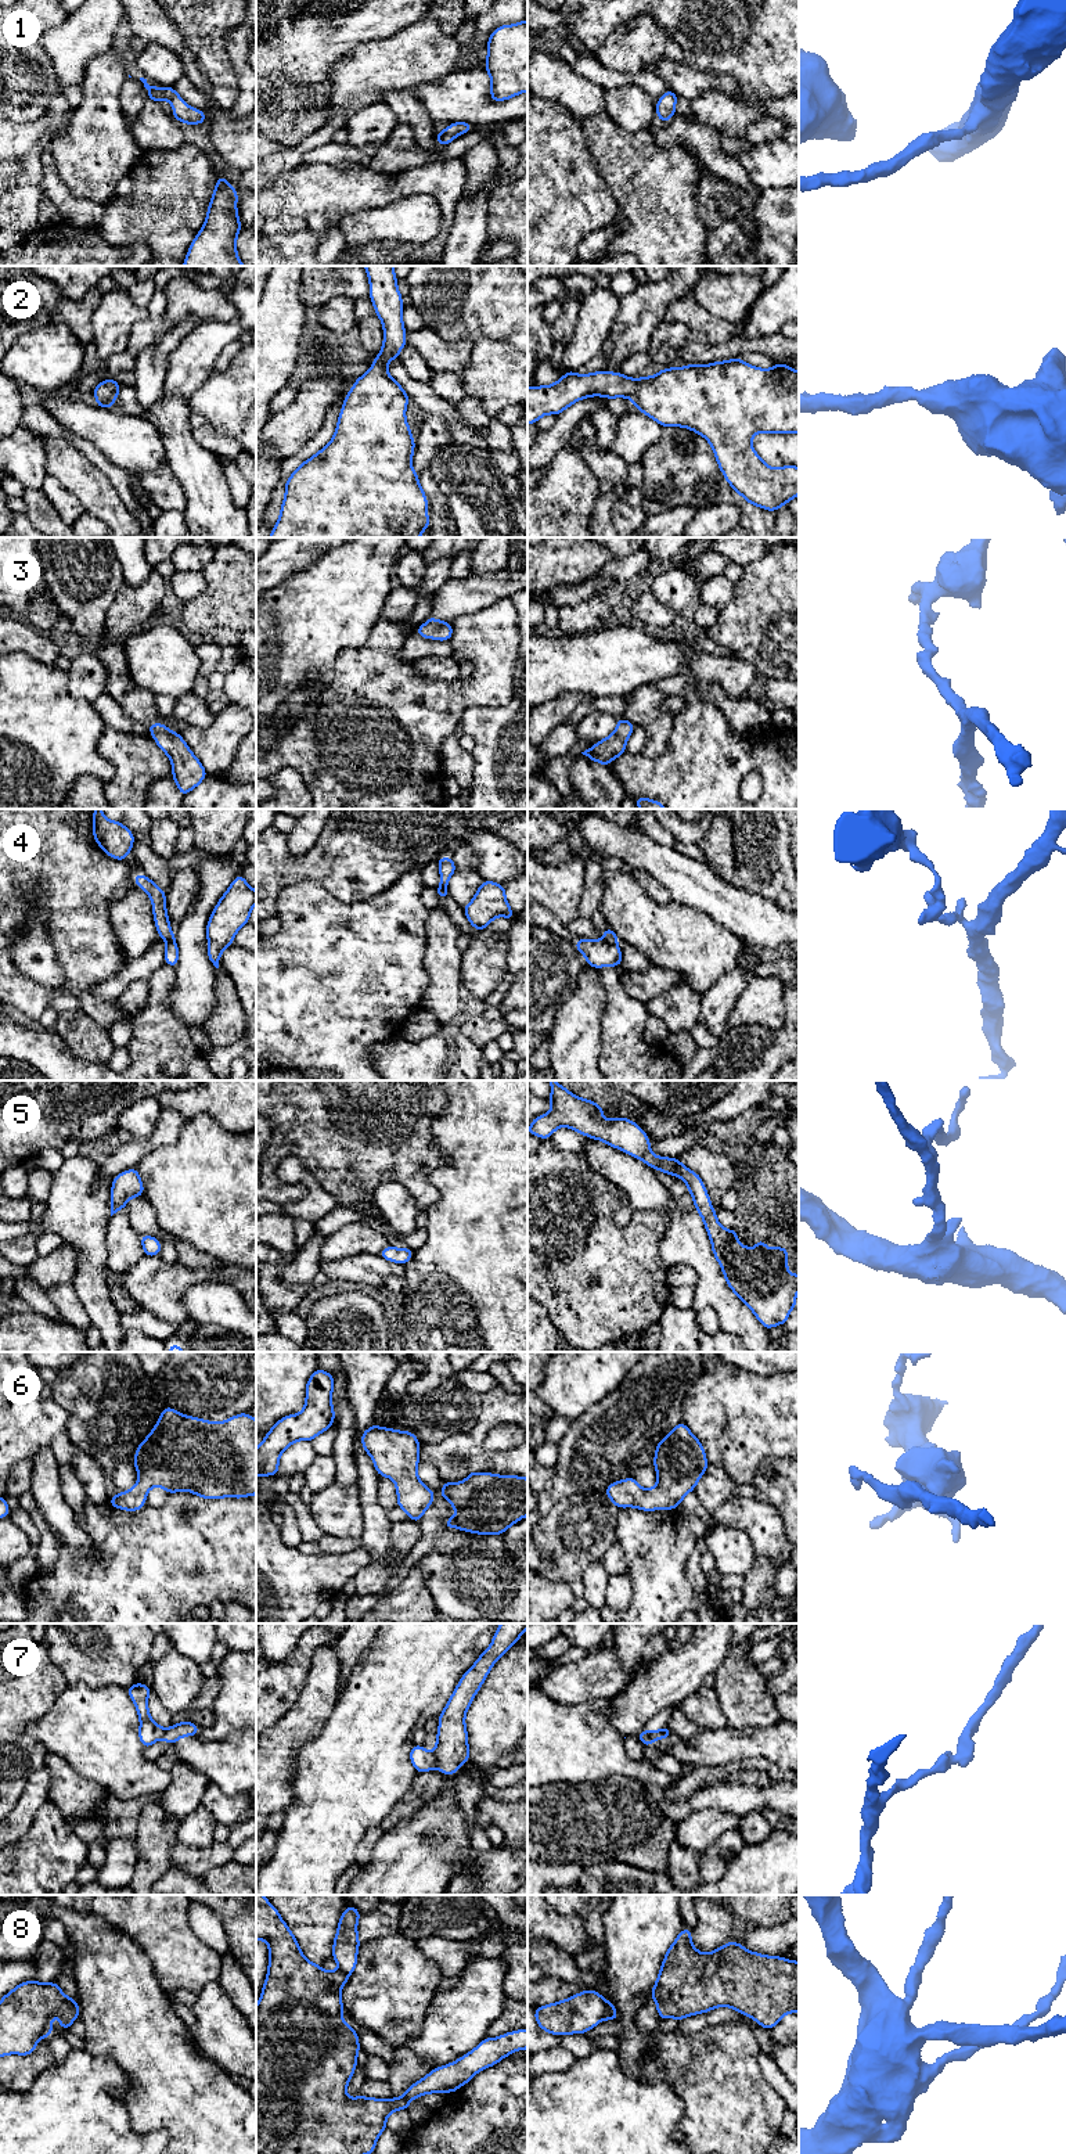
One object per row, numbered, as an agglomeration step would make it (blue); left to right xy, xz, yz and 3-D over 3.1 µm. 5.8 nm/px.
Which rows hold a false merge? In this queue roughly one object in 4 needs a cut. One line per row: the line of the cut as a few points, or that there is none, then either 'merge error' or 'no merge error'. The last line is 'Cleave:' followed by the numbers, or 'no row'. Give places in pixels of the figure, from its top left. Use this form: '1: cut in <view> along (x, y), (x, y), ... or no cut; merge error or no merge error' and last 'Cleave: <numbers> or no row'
1: no cut; no merge error
2: no cut; no merge error
3: no cut; no merge error
4: cut in yz along (601, 939), (616, 945); merge error
5: no cut; no merge error
6: no cut; no merge error
7: cut in xz along (432, 1752), (438, 1766); merge error
8: cut in yz along (608, 2002), (604, 2017); merge error
Cleave: 4, 7, 8

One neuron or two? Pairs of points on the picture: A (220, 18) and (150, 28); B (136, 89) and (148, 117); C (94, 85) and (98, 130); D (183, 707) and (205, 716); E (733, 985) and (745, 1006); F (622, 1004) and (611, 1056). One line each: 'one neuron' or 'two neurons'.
A: two neurons
B: two neurons
C: one neuron
D: one neuron
E: two neurons
F: one neuron

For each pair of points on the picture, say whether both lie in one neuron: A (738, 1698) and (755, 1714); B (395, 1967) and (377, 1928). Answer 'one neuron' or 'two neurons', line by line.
A: one neuron
B: two neurons

